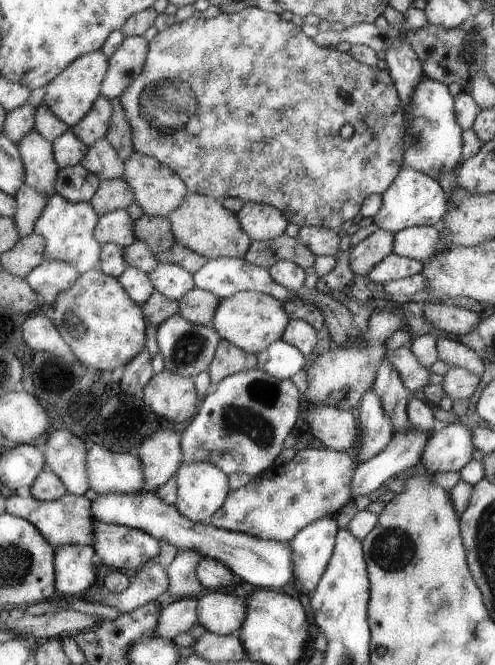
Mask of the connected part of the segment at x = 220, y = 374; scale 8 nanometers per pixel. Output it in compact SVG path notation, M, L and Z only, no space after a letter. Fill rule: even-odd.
M227 340L219 342L215 360L211 362L207 373L213 384L218 384L226 377L242 373L250 369L256 369L258 355L243 351Z

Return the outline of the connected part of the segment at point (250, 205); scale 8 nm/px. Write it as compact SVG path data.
M246 201L237 212L243 230L251 240L272 240L279 237L290 224L283 211L268 203Z

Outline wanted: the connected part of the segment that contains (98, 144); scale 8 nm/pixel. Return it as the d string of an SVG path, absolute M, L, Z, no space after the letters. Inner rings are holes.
M106 140L96 141L94 145L89 146L87 156L81 162L82 166L98 176L101 181L119 179L124 163L115 147Z

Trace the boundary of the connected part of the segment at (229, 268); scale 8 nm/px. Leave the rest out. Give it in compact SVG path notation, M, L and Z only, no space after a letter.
M218 257L209 259L209 261L199 268L194 274L195 288L212 291L220 300L231 297L240 291L256 291L265 295L280 299L283 303L297 298L294 291L285 289L271 277L271 273L264 267L252 265L246 259L237 259L236 257Z

